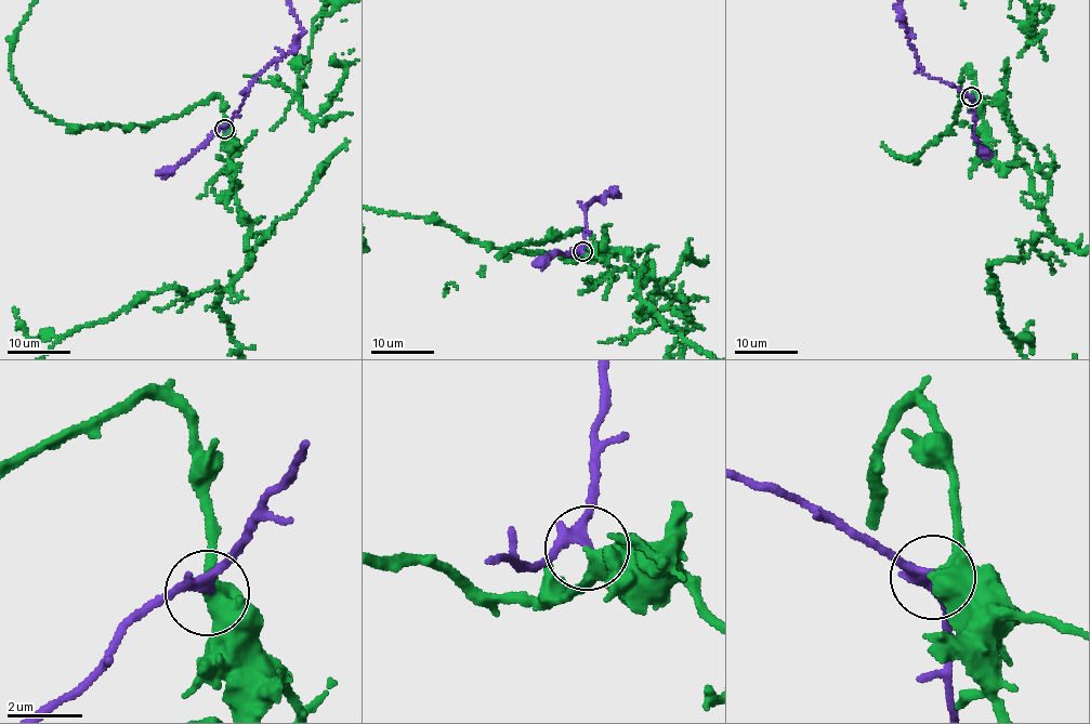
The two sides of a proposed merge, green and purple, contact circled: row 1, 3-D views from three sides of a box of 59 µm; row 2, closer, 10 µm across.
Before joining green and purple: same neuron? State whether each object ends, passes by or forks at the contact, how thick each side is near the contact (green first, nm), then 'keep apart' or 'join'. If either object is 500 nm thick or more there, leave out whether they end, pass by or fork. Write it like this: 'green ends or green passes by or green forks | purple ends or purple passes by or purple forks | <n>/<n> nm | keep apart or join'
green passes by | purple passes by | 400/240 nm | join

